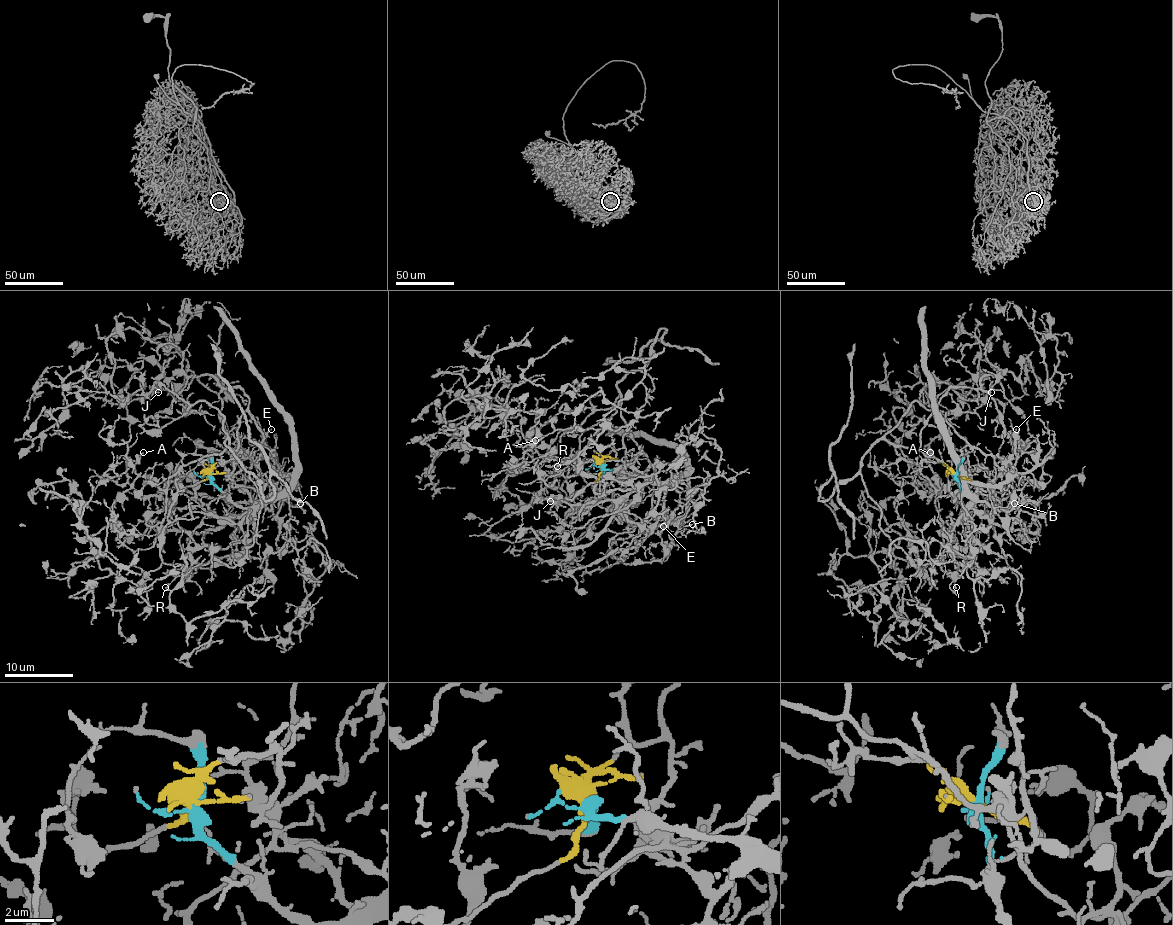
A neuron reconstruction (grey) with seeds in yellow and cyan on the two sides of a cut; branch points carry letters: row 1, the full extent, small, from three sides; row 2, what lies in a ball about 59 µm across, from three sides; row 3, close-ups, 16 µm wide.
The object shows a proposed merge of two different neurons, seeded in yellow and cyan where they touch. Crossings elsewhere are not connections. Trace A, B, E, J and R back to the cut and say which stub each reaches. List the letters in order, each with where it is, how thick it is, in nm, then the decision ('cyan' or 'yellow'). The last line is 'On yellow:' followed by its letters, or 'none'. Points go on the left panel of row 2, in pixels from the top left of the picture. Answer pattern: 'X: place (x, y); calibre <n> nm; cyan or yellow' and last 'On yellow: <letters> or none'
A: place (143, 452); calibre 140 nm; yellow
B: place (300, 503); calibre 150 nm; yellow
E: place (271, 429); calibre 130 nm; cyan
J: place (158, 392); calibre 130 nm; yellow
R: place (165, 587); calibre 160 nm; yellow
On yellow: A, B, J, R

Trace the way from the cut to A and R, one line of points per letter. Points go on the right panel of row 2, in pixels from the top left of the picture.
A: (956, 475), (937, 458), (925, 456), (904, 446), (896, 448), (901, 456), (920, 468), (937, 490), (930, 453)
R: (956, 475), (937, 458), (880, 439), (860, 473), (880, 530), (916, 567), (937, 564), (956, 588)

